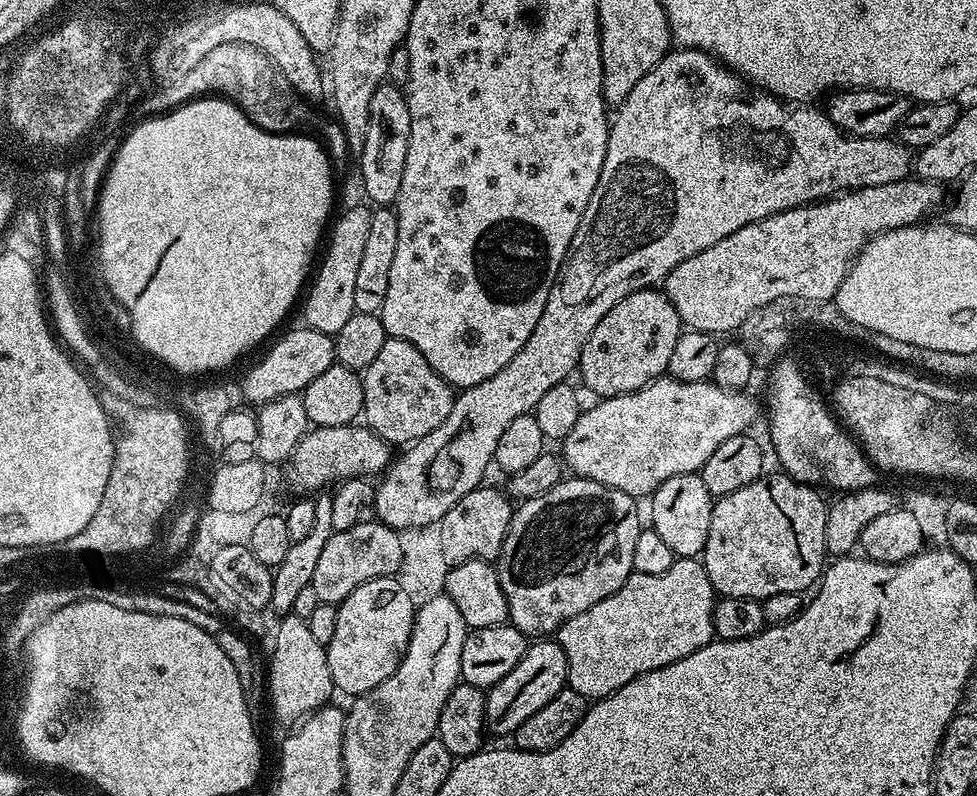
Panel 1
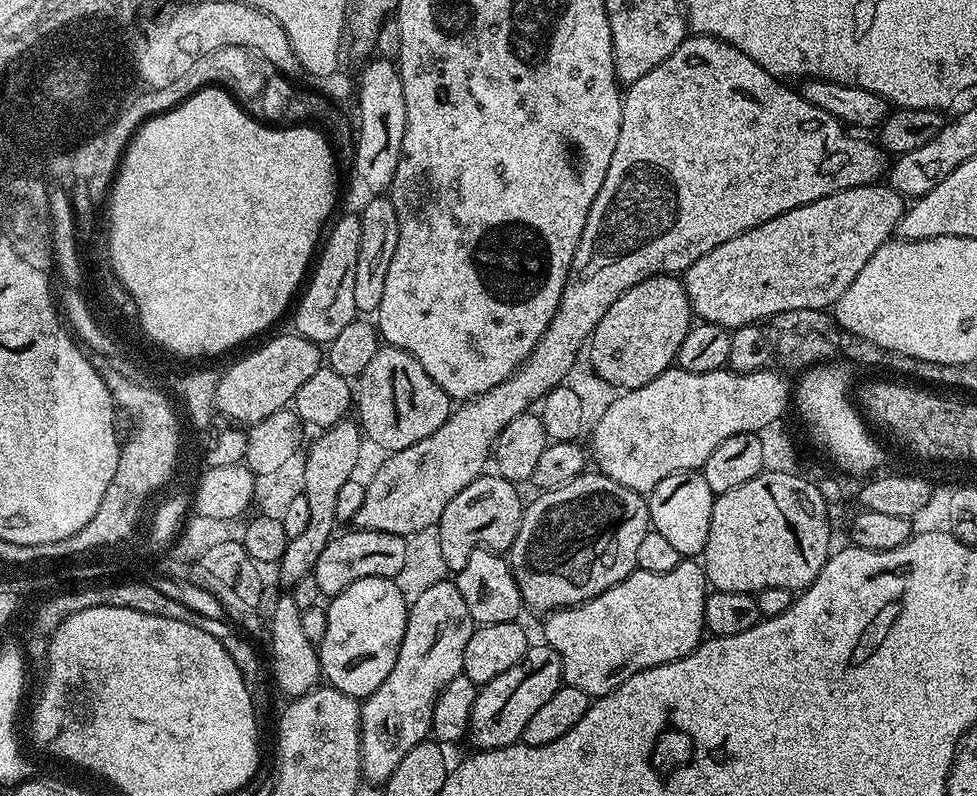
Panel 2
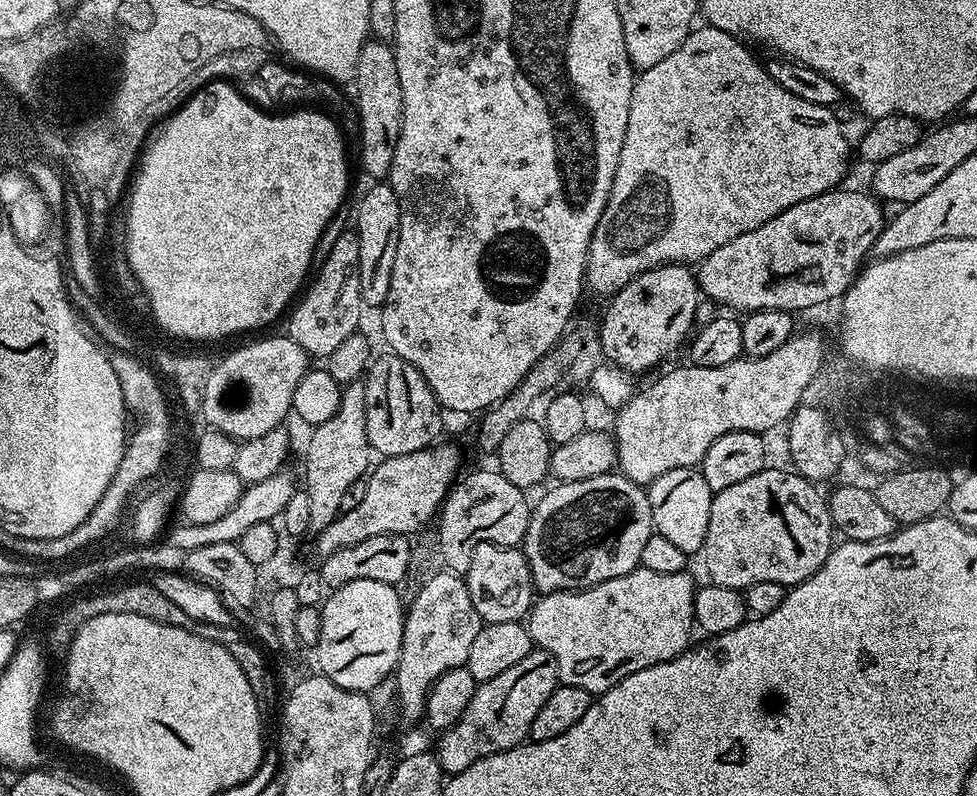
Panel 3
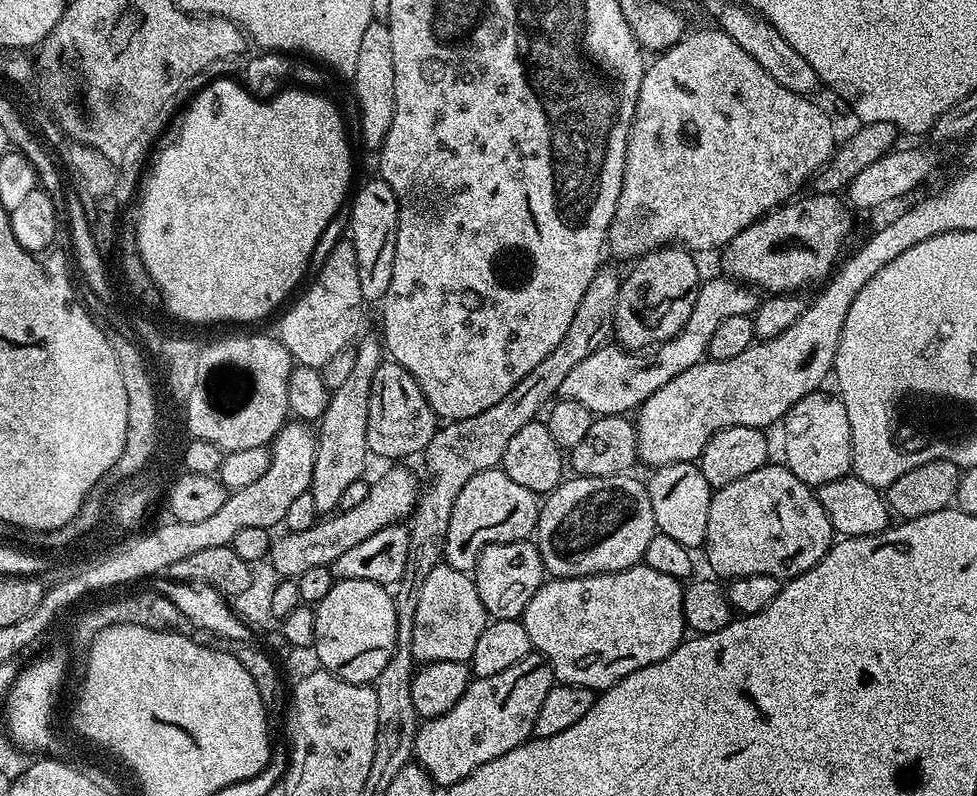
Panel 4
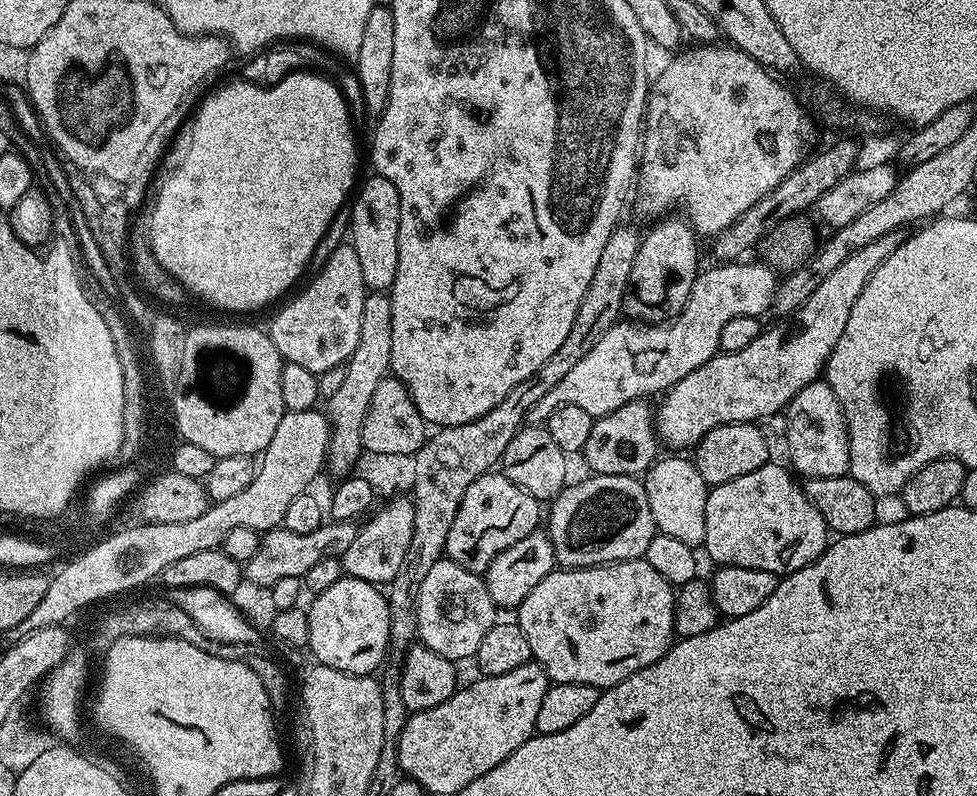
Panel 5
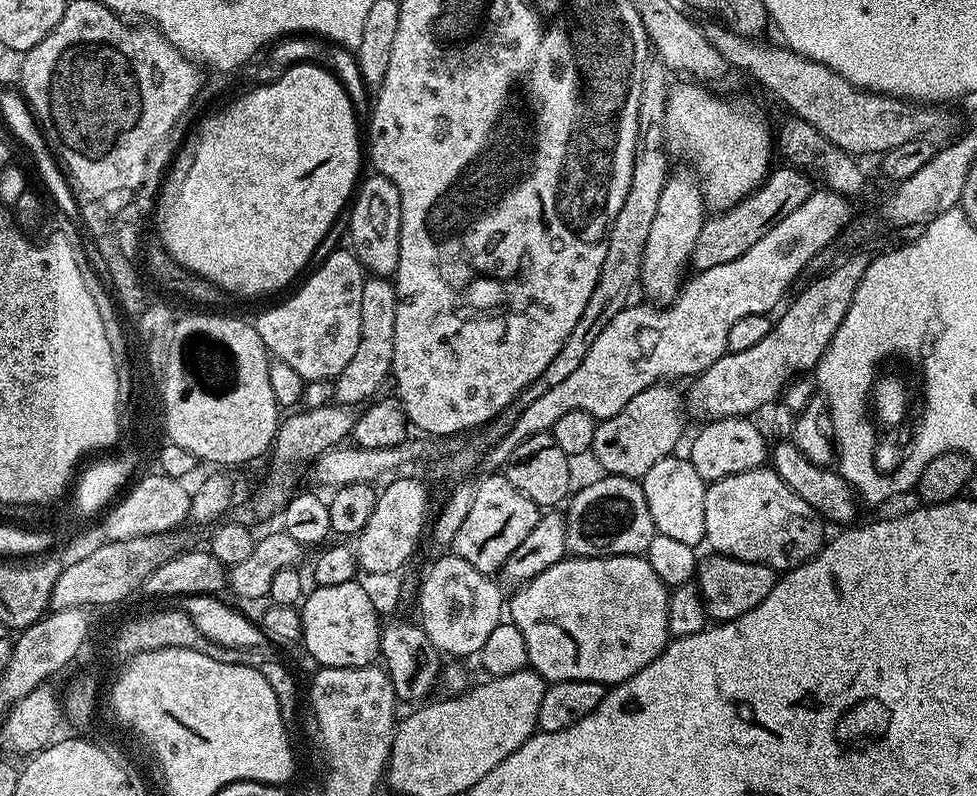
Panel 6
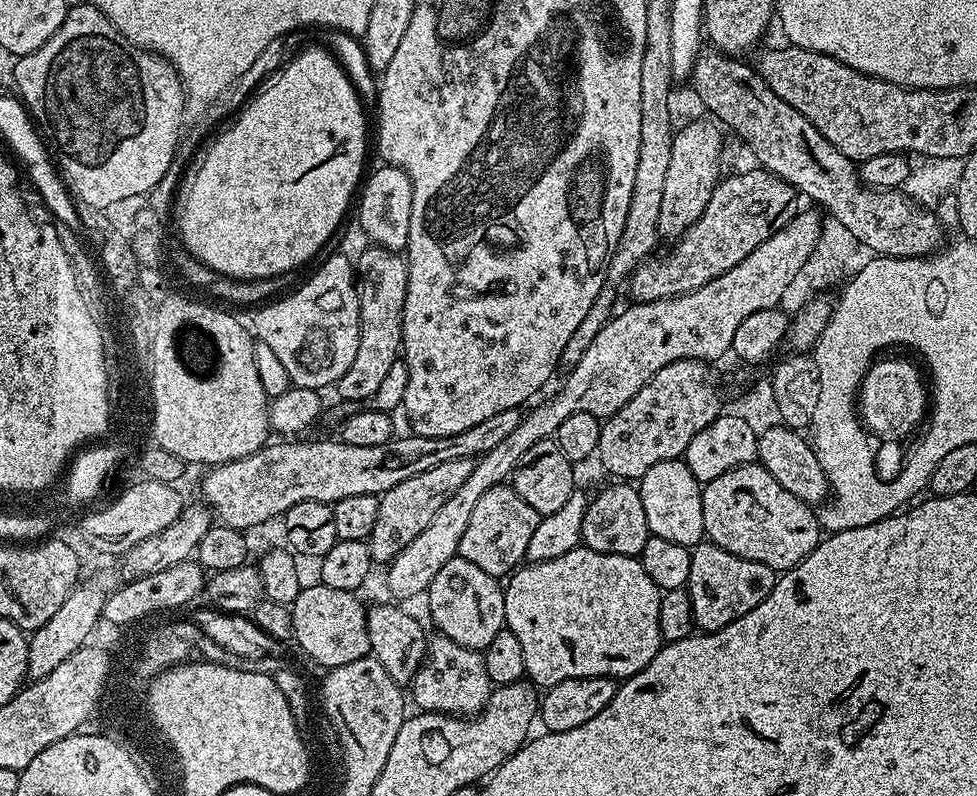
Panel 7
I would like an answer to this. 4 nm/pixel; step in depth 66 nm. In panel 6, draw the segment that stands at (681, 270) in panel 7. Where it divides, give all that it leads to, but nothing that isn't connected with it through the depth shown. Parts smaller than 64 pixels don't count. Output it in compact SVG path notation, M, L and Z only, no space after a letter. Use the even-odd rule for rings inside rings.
M791 166L773 167L764 182L756 187L749 196L733 206L709 215L702 226L702 234L698 234L698 242L692 251L691 267L696 272L710 270L710 266L722 266L726 262L734 262L734 258L742 258L762 234L774 230L786 214L798 210L806 198L814 191L814 180L809 173Z

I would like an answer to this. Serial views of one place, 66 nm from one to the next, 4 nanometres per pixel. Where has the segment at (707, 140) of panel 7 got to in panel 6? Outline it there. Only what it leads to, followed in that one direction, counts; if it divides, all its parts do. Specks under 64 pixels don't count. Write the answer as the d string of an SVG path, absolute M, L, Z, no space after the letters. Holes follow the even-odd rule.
M680 172L669 175L666 186L662 186L662 194L658 198L658 211L654 214L654 223L650 225L650 235L646 238L646 254L642 254L642 270L639 287L644 288L647 303L652 306L673 304L676 295L686 283L684 271L689 271L692 251L698 242L698 234L702 234L702 226L706 219L704 192L700 189L700 181L695 175Z

